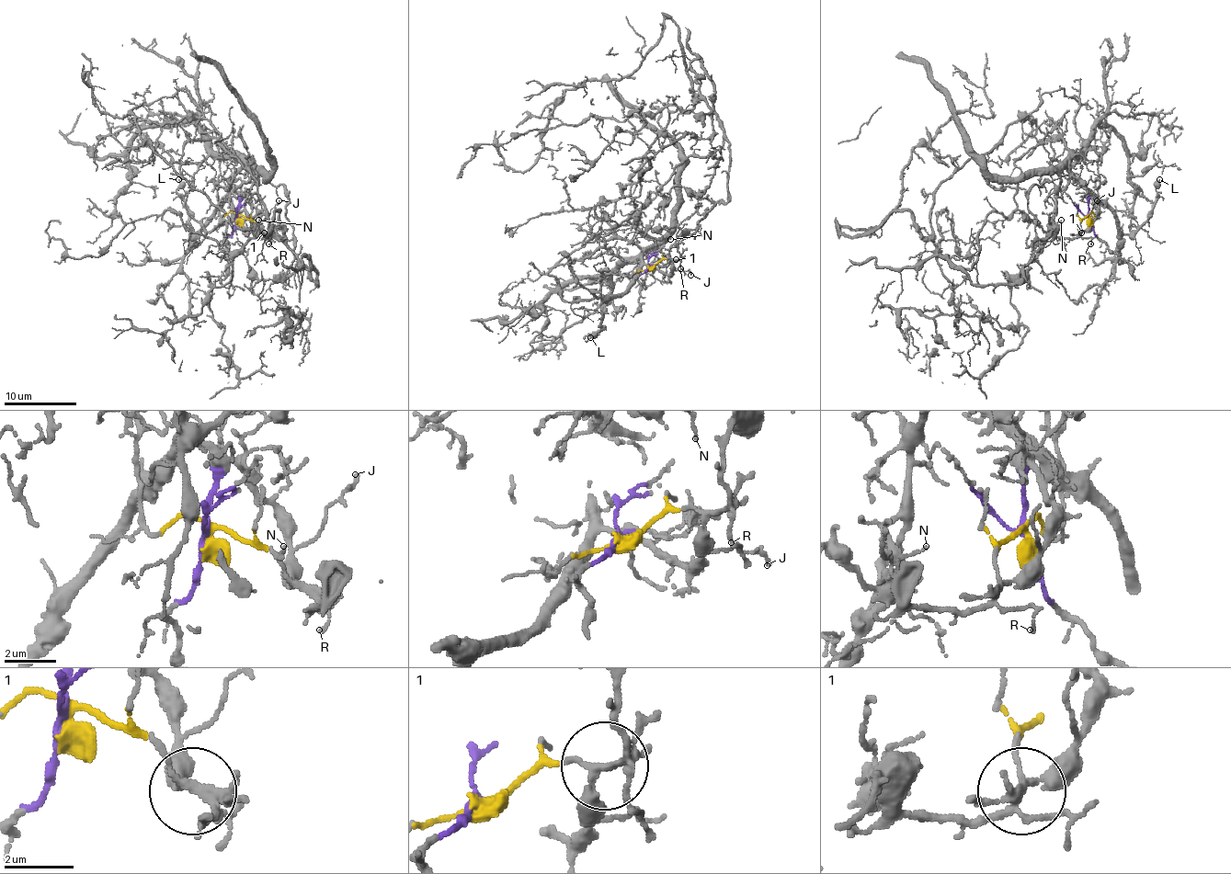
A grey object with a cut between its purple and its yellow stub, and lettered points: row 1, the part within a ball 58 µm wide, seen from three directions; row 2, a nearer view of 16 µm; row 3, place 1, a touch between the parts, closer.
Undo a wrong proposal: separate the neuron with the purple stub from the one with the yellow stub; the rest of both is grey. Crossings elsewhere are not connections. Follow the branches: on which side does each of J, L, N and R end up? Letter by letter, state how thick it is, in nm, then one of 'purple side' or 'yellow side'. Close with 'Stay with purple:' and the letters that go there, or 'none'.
J: calibre 130 nm; purple side
L: calibre 400 nm; purple side
N: calibre 100 nm; purple side
R: calibre 90 nm; yellow side
Stay with purple: J, L, N

